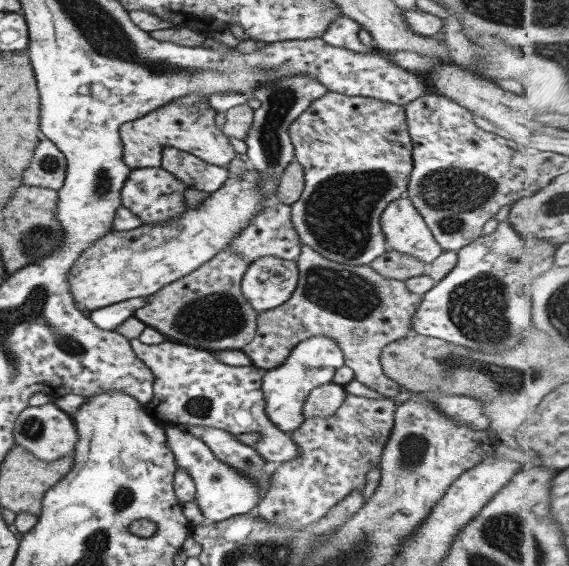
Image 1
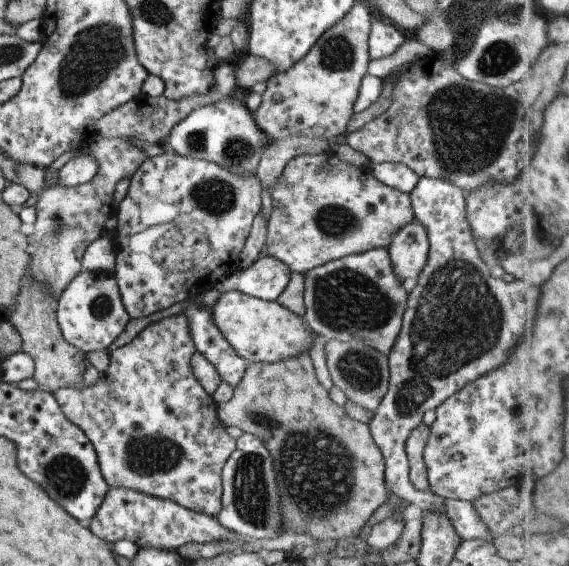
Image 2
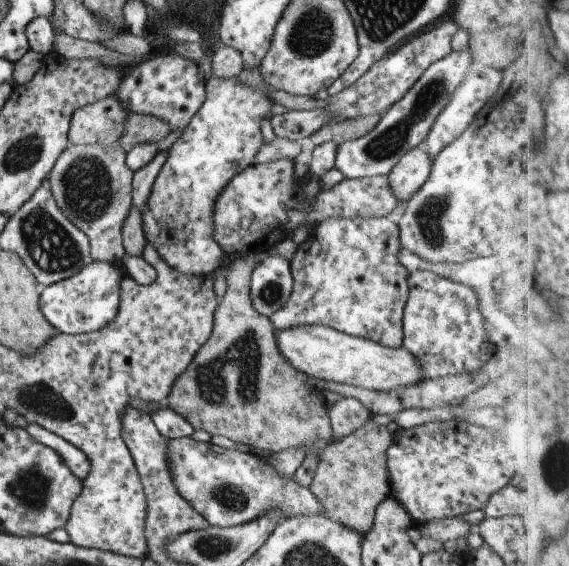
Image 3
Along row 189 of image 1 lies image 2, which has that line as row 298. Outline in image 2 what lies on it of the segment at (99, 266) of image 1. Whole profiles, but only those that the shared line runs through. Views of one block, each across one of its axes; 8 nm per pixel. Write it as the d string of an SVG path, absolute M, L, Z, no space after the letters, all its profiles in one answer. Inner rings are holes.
M239 291L221 294L213 309L213 320L224 339L247 362L276 363L303 353L309 354L312 344L318 340L318 334L311 330L302 315L287 310L277 301L258 299Z

